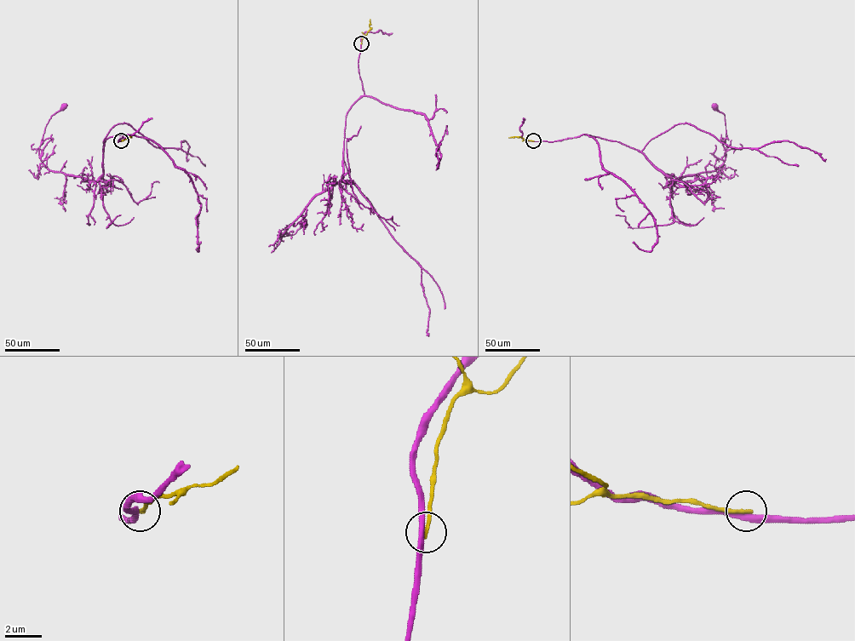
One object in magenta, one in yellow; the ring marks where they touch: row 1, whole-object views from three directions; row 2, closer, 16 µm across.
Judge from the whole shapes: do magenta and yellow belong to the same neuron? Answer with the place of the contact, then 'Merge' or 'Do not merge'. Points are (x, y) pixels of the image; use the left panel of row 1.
Place: (121, 140). Do not merge

